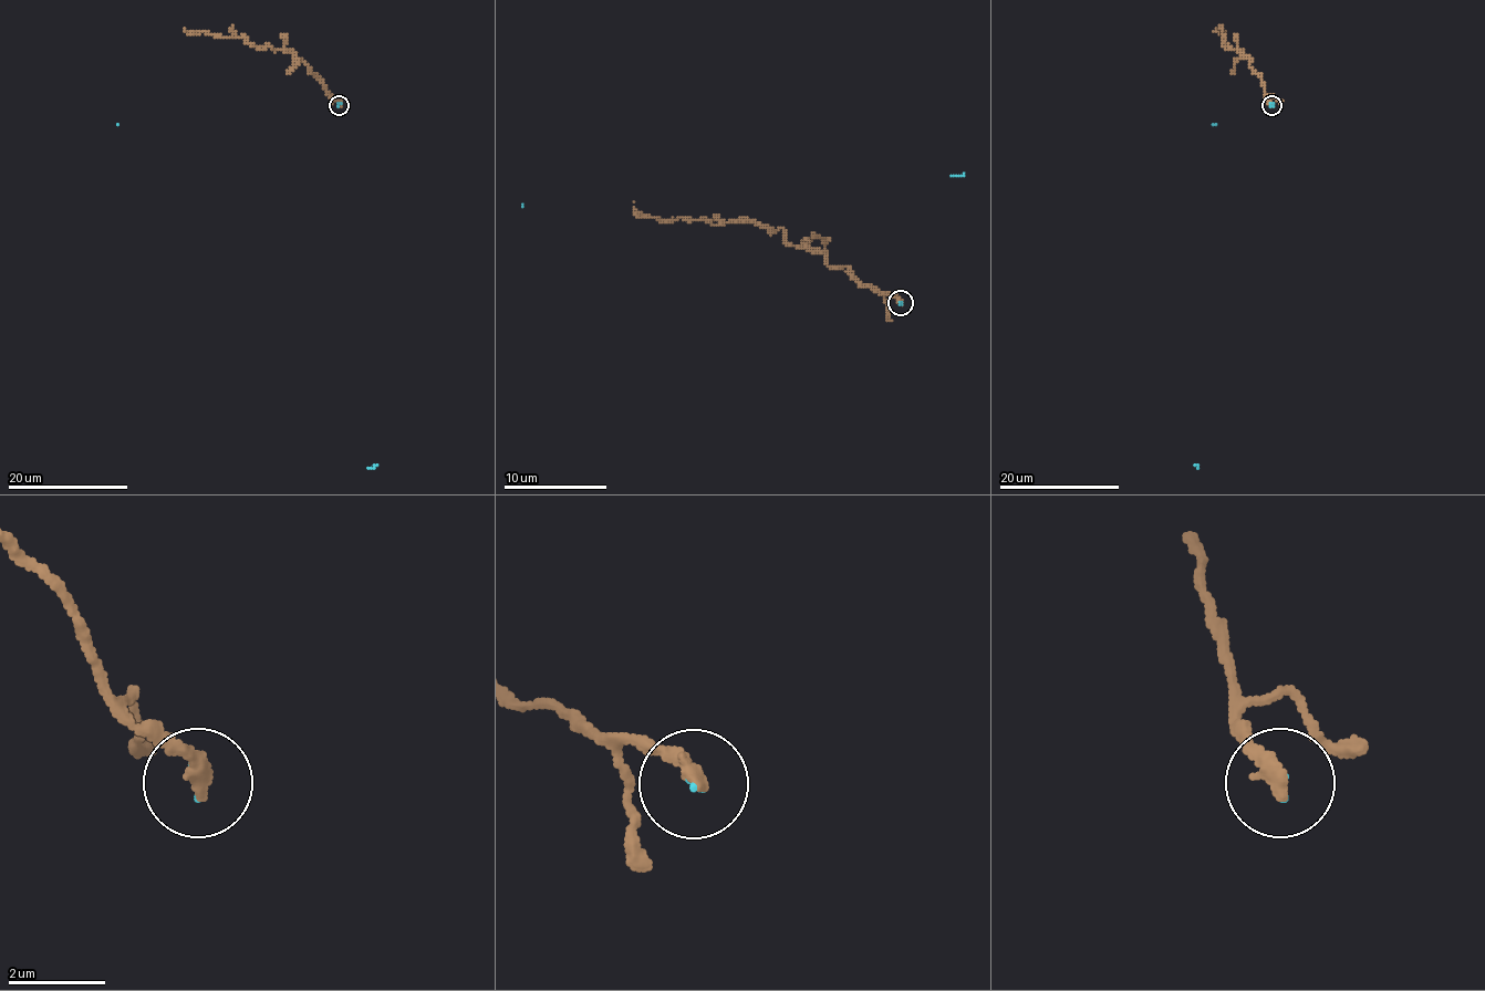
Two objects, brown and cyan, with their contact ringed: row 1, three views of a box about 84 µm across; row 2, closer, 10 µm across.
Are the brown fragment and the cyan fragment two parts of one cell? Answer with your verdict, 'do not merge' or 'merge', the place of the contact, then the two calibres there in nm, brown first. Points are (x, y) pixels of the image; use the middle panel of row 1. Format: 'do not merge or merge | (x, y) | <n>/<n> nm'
do not merge | (900, 303) | 360/60 nm

